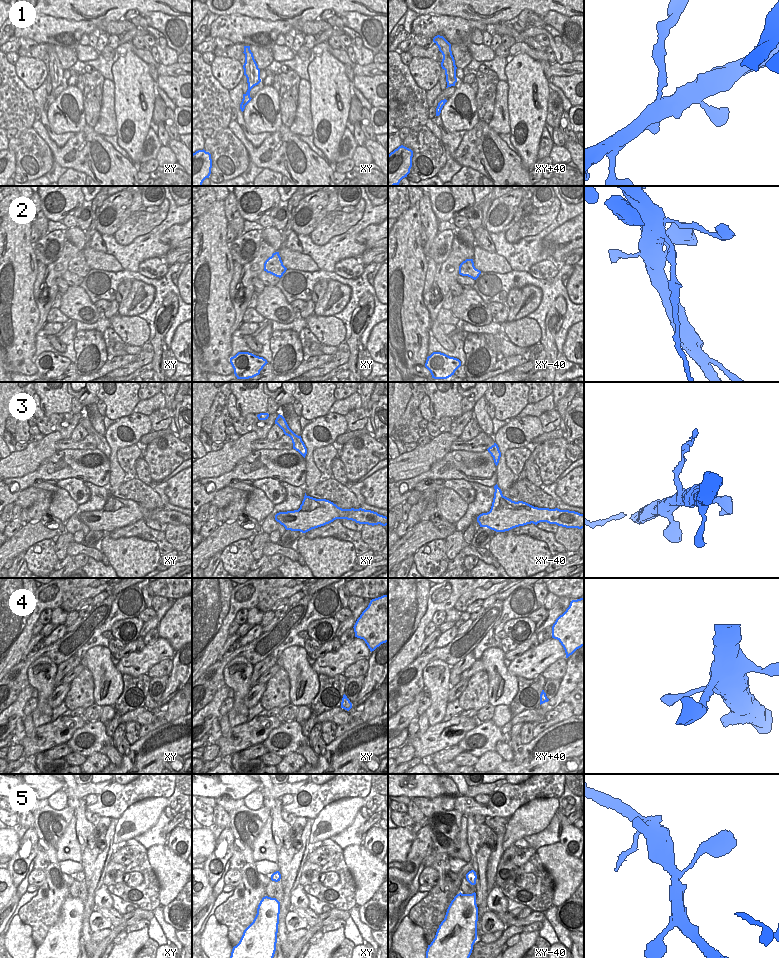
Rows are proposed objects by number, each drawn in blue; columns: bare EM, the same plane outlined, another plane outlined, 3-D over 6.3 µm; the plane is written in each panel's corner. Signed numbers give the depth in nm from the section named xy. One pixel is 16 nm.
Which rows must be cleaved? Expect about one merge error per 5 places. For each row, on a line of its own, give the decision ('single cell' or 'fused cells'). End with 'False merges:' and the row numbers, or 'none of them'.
1: fused cells
2: fused cells
3: fused cells
4: single cell
5: single cell
False merges: 1, 2, 3

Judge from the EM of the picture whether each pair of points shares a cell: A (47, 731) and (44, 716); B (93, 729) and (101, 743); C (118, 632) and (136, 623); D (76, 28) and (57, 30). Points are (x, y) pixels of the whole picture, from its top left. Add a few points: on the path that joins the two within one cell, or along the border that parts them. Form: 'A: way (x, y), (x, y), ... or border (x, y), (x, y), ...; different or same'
A: border (52, 721), (35, 728); different
B: way (93, 732), (98, 740); same
C: way (122, 630), (128, 630), (132, 626); same
D: way (71, 30), (62, 30); same

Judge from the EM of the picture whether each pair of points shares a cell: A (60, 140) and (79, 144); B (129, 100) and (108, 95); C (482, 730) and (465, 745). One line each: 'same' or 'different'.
A: different
B: different
C: same

